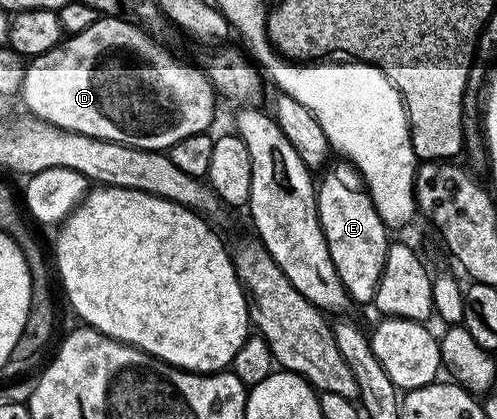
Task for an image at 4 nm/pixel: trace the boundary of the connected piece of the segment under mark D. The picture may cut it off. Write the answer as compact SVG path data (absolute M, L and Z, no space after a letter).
M97 17L86 32L65 37L50 52L31 59L24 67L24 79L18 91L18 98L28 109L25 111L49 126L143 150L166 152L178 140L186 140L186 136L209 133L216 118L218 95L207 75L175 58L159 37L122 17Z

